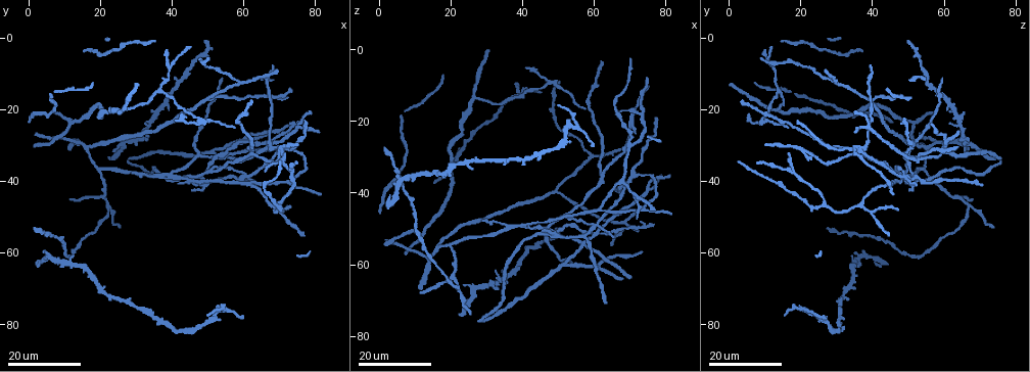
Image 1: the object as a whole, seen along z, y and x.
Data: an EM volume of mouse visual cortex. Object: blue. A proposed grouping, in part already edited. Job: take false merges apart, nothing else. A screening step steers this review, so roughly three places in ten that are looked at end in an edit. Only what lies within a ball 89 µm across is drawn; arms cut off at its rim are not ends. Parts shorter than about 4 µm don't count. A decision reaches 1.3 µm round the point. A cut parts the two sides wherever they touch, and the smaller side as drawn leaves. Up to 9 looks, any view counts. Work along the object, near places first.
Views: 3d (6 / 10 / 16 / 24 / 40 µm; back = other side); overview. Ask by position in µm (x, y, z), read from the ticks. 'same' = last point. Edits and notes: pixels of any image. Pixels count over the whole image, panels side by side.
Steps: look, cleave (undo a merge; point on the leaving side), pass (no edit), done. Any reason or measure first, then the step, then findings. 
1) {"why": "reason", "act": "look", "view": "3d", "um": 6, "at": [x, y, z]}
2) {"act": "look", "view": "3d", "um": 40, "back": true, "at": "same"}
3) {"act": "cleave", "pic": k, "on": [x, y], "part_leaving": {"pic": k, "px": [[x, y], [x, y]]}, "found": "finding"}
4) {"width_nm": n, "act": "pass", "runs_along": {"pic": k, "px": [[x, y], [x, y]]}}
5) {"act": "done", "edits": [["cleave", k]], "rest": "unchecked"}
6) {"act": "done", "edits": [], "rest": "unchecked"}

{"why": "side arm on a straight run", "act": "look", "view": "3d", "um": 16, "at": [70.0, 49.0, 39.5]}

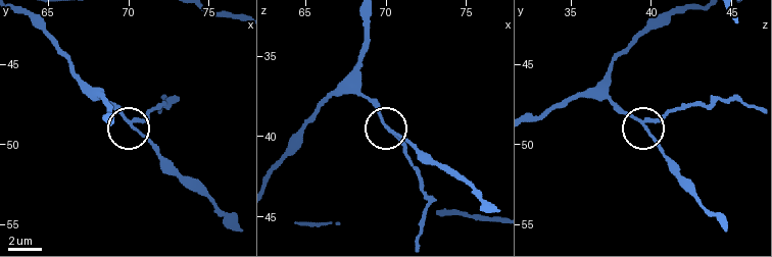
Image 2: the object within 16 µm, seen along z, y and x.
{"act": "look", "view": "3d", "um": 6, "at": [70.3, 48.8, 39.8]}

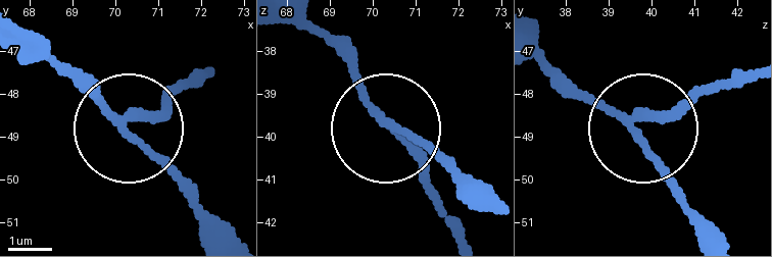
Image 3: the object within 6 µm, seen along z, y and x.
{"width_nm": 180, "act": "pass", "found": "continuous, no second cell"}

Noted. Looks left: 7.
{"why": "three arms meet", "act": "look", "view": "3d", "um": 24, "at": [70.0, 46.5, 26.5]}

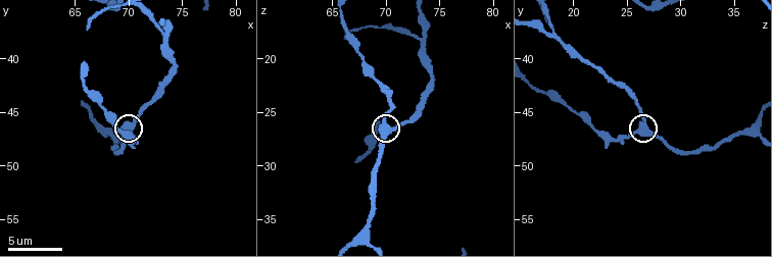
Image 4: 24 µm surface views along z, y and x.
{"act": "look", "view": "3d", "um": 10, "at": [70.2, 46.2, 26.2]}

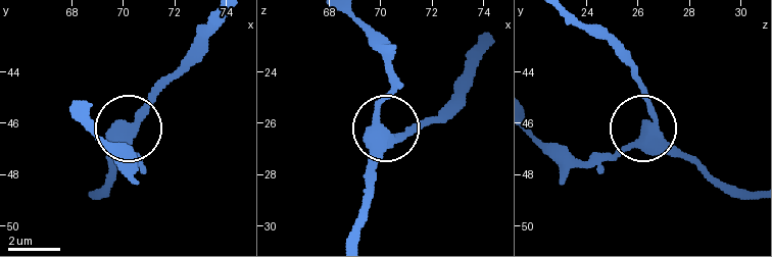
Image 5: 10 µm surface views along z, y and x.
{"width_nm": 430, "act": "pass", "runs_along": {"pic": 5, "px": [[750, 191], [716, 187], [650, 132], [650, 105], [637, 68]]}, "found": "all the same cell"}

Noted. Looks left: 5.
{"why": "two arms in line, one across", "act": "look", "view": "3d", "um": 16, "at": [70.0, 35.0, 17.0]}

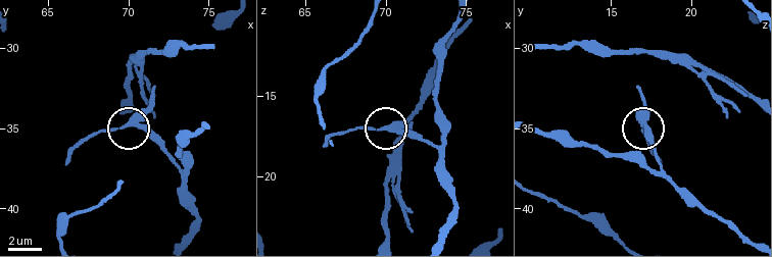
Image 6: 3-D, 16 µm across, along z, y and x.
{"act": "look", "view": "3d", "um": 10, "at": [70.1, 34.5, 17.1]}

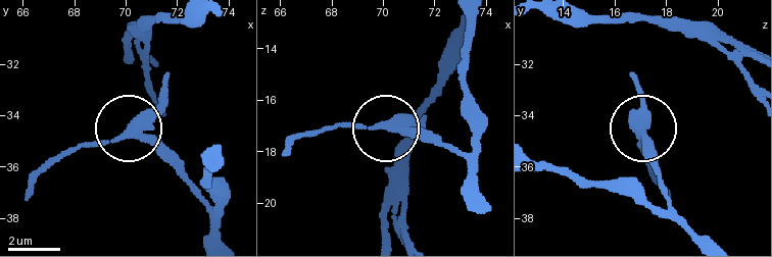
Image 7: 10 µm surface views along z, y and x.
{"width_nm": 310, "act": "pass", "runs_along": {"pic": 7, "px": [[483, 199], [470, 165], [452, 150], [380, 126], [323, 126]]}, "found": "all the same cell"}

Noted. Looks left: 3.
{"why": "three arms meet", "act": "look", "view": "3d", "um": 10, "at": [73.2, 37.6, 18.0]}

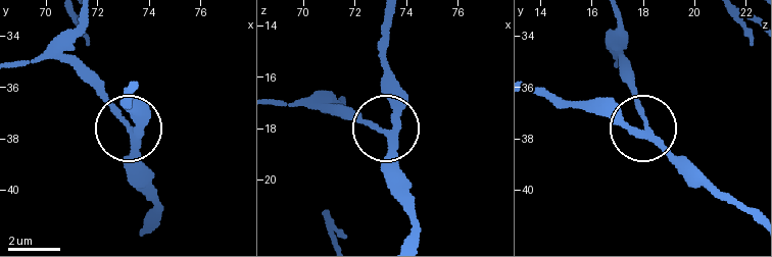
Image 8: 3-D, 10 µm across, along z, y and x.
{"arms": 3, "act": "pass", "runs_along": {"pic": 8, "px": [[407, 235], [413, 202], [397, 143], [384, 130], [329, 112]]}, "found": "continuous, no second cell"}

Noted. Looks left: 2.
{"act": "done", "edits": [], "rest": "unchecked"}

